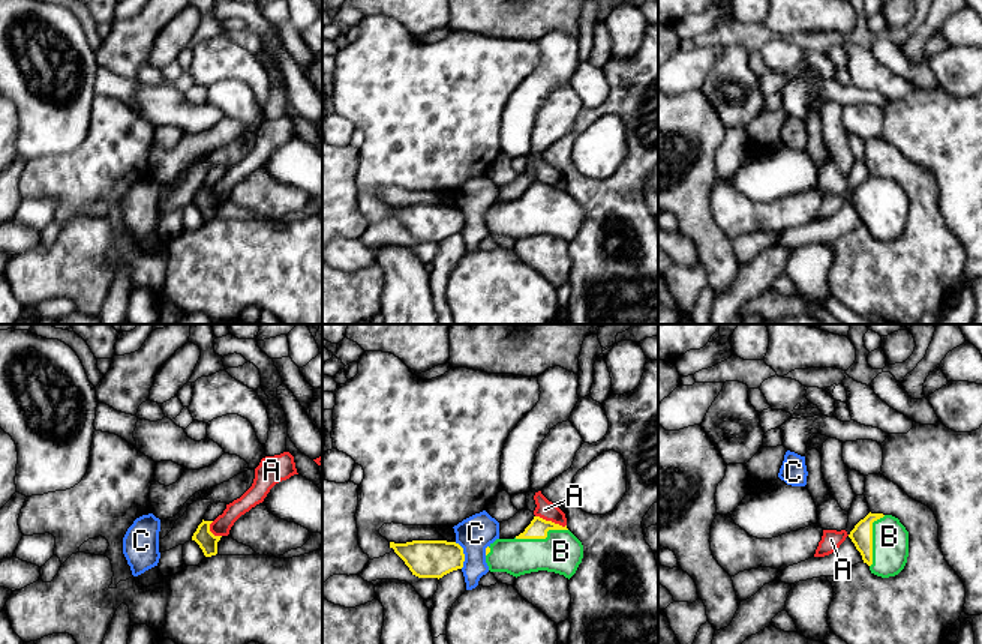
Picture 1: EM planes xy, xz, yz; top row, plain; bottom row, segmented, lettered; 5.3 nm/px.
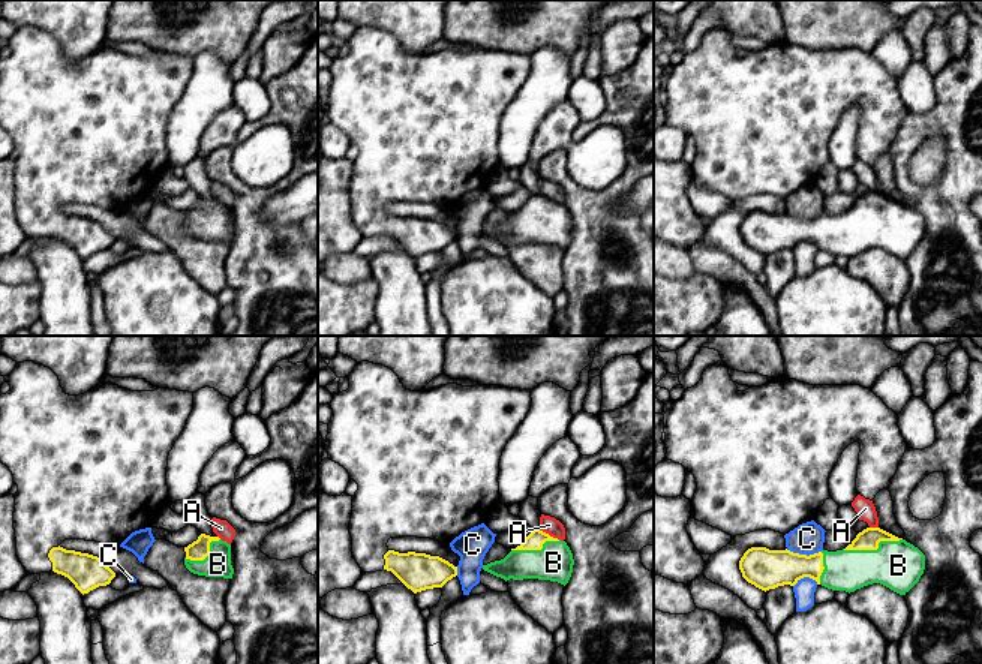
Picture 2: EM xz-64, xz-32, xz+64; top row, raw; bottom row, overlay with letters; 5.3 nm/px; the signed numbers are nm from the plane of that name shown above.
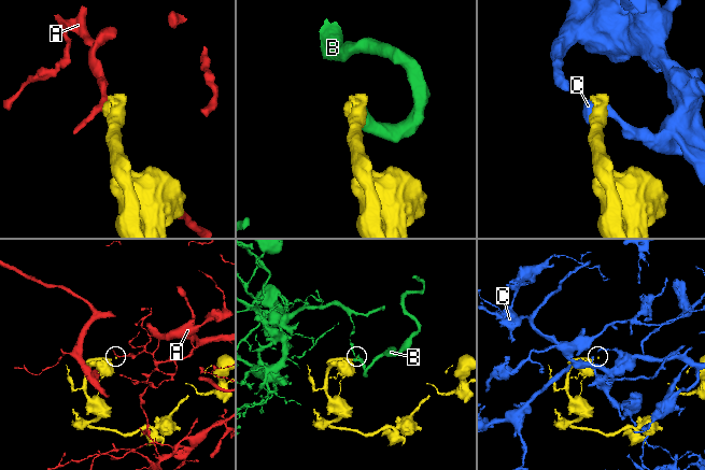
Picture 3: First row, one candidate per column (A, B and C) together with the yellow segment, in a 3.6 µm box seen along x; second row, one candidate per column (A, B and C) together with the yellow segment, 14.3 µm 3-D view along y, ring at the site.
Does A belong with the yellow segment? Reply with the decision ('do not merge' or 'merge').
do not merge

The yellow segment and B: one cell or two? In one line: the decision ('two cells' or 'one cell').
one cell

